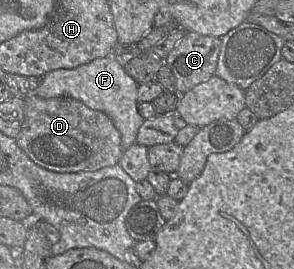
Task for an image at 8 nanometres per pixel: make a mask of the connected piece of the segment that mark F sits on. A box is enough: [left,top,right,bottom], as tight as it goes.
[29,57,145,151]

